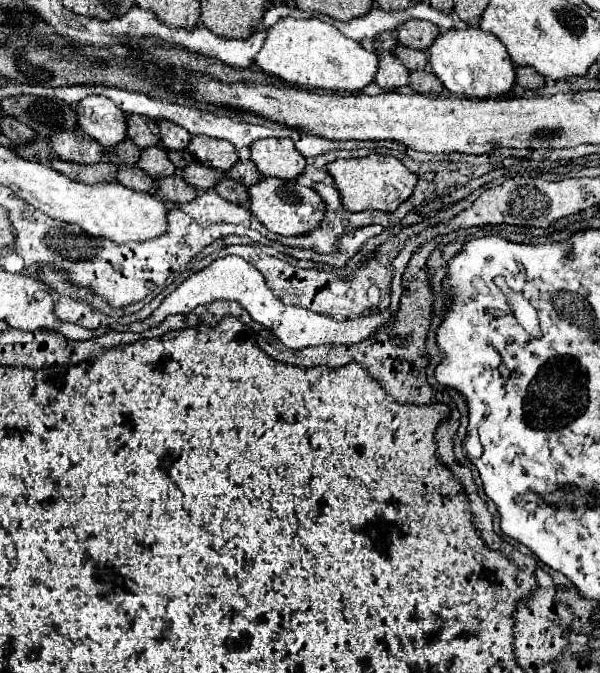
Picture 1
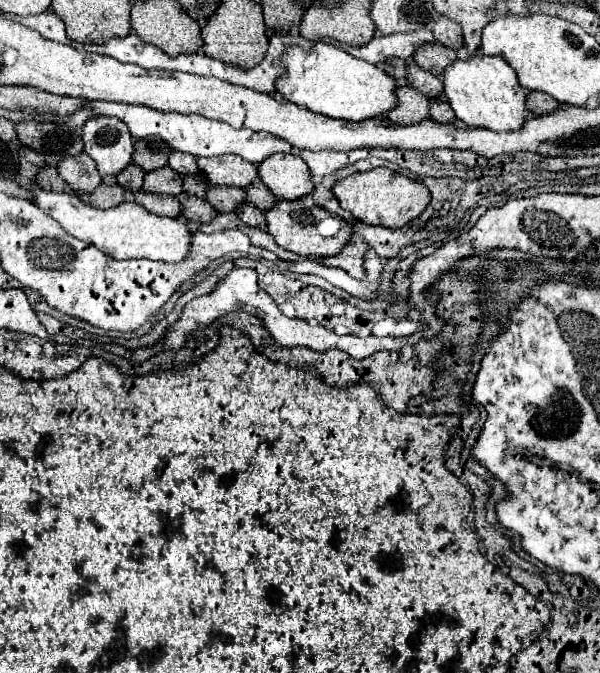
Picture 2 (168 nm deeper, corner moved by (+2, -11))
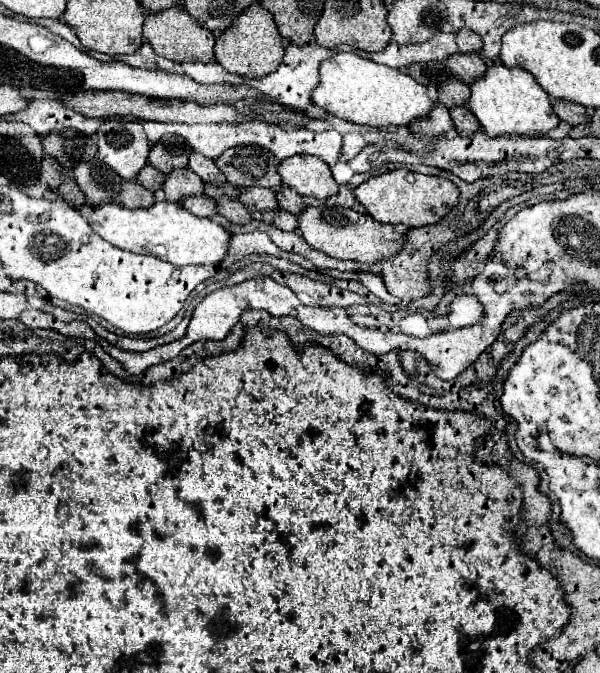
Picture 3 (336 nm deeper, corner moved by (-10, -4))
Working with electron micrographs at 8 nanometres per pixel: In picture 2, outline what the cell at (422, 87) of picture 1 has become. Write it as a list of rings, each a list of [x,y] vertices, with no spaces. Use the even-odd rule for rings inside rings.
[[[432,99],[430,101],[430,115],[432,119],[436,119],[438,123],[454,123],[454,111],[448,105],[446,99]]]

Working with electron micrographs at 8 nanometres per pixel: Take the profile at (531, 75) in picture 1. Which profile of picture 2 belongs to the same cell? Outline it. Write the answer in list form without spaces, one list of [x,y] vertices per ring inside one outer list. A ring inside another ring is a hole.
[[[532,91],[532,93],[528,95],[526,107],[528,107],[534,115],[548,115],[548,113],[554,113],[556,109],[560,109],[562,105],[560,105],[556,99],[552,99],[550,95],[546,95],[546,93]]]

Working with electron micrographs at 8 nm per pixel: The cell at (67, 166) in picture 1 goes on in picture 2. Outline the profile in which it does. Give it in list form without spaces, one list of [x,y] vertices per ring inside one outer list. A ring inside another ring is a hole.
[[[102,183],[100,187],[96,187],[96,191],[92,191],[88,195],[78,195],[78,197],[86,205],[100,207],[100,209],[110,209],[110,207],[116,207],[116,205],[124,203],[124,189],[120,185]]]

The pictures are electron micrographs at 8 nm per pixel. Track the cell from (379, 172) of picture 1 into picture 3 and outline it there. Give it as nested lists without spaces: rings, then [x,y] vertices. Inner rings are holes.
[[[390,170],[380,176],[372,176],[354,190],[356,200],[366,208],[366,212],[378,222],[404,224],[406,228],[416,228],[422,224],[436,224],[448,210],[458,202],[458,188],[440,176],[424,176],[410,170]]]

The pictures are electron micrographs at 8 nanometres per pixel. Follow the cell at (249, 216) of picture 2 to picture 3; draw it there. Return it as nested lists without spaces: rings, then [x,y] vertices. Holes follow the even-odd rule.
[[[286,210],[262,212],[262,222],[270,224],[274,228],[280,228],[280,230],[296,230],[296,216]]]

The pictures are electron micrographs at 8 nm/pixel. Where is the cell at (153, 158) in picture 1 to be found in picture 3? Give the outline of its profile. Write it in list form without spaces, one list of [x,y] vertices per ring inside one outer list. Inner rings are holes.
[[[176,168],[176,172],[170,172],[166,176],[166,180],[162,184],[162,190],[166,194],[166,200],[180,202],[186,196],[202,194],[204,182],[190,168]]]

